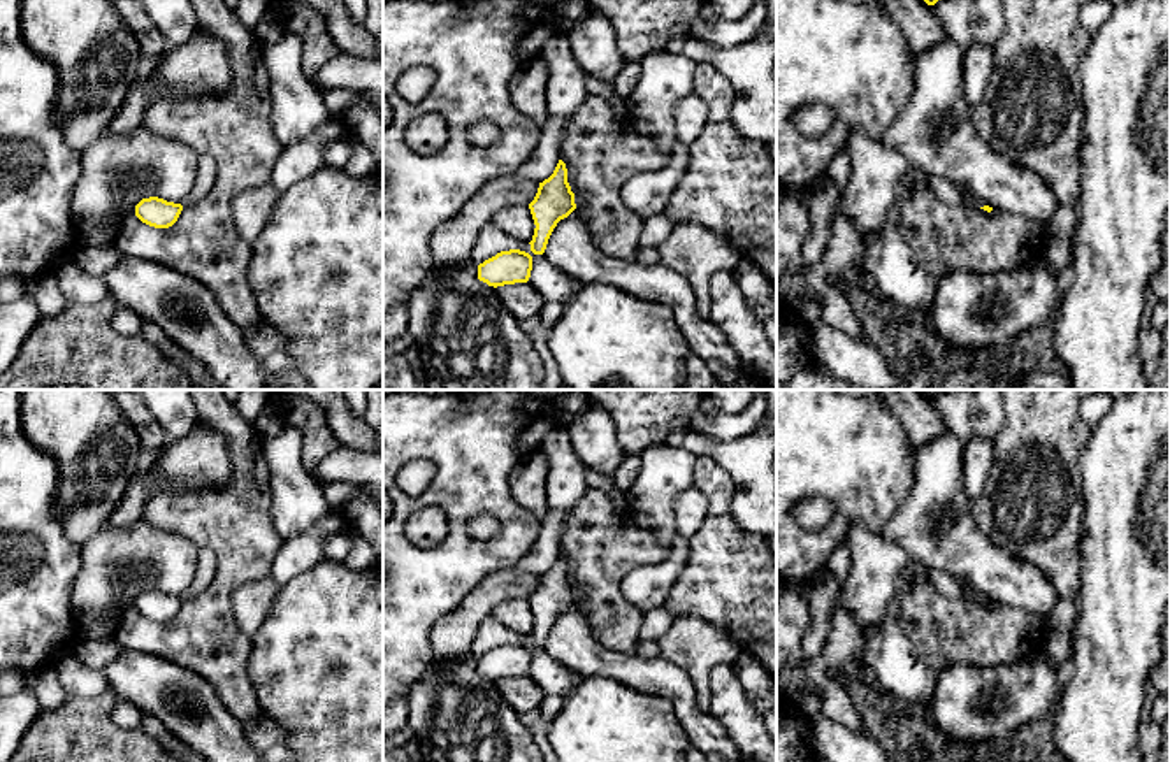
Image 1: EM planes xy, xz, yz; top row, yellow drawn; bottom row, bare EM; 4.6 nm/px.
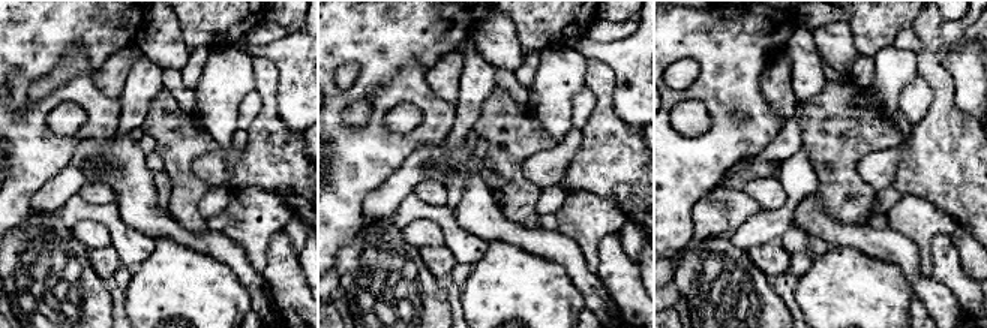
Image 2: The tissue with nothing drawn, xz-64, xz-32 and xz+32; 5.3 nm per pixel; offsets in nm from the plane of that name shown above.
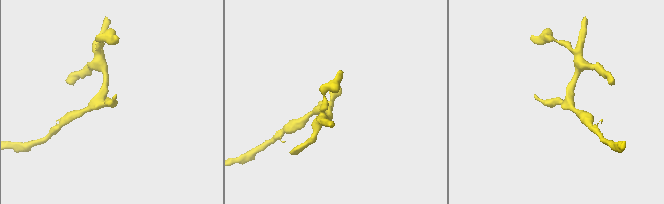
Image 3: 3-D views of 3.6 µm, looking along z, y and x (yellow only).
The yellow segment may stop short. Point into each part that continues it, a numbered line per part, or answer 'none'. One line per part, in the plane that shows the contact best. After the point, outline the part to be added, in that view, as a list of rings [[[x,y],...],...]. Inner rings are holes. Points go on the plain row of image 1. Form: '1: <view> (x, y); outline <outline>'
none

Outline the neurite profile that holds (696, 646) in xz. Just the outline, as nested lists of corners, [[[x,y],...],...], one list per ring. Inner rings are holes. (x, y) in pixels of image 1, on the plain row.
[[[696,616],[675,618],[657,643],[661,657],[690,676],[703,711],[711,706],[711,671],[720,664],[734,664],[743,651],[724,630]]]

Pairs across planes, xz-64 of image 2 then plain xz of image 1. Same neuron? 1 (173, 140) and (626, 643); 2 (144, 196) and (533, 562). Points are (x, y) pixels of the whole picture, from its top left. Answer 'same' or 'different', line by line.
1: same
2: different

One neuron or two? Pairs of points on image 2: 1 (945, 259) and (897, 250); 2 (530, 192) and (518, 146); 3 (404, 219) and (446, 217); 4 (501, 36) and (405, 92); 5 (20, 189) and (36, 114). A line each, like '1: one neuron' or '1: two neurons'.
1: two neurons
2: one neuron
3: one neuron
4: two neurons
5: one neuron

